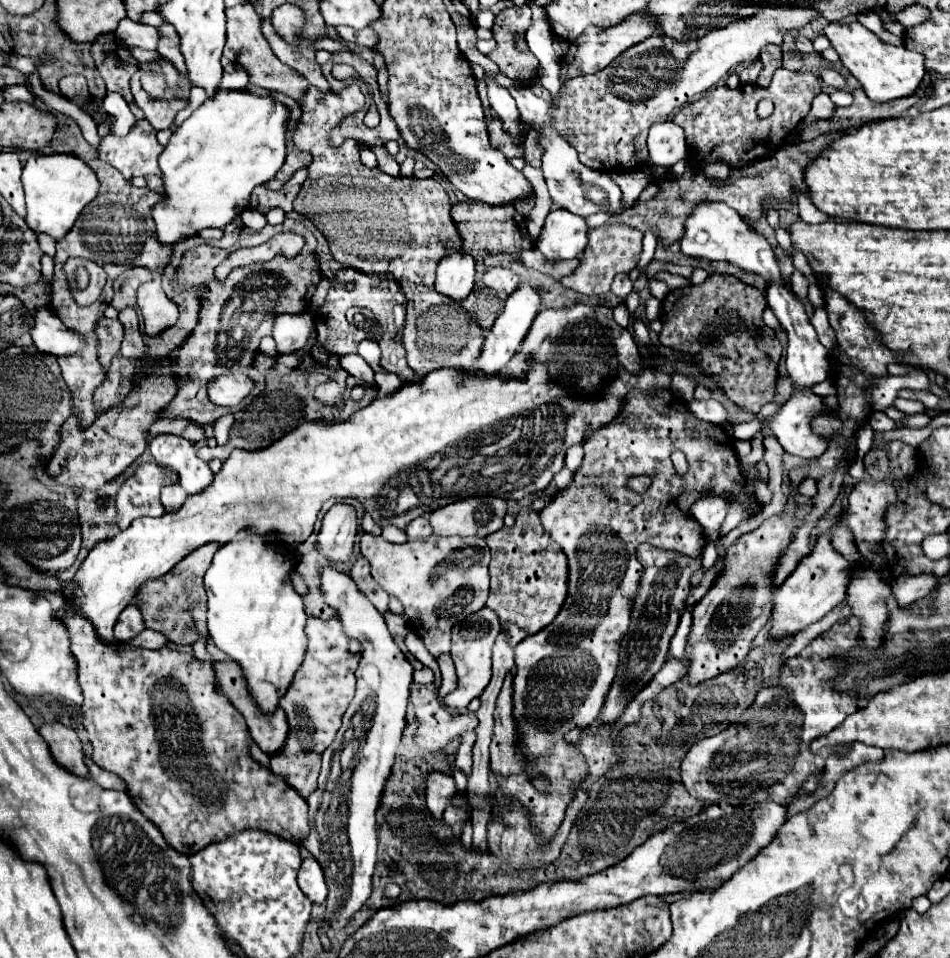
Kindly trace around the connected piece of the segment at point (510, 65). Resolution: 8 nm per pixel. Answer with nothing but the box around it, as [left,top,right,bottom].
[489,5,539,85]

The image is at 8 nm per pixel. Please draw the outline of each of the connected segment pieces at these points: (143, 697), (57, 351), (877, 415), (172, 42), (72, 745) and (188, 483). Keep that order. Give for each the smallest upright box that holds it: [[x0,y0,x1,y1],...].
[[57,601,309,855],[31,313,85,357],[869,411,901,431],[159,25,187,77],[39,723,89,777],[149,435,213,493]]

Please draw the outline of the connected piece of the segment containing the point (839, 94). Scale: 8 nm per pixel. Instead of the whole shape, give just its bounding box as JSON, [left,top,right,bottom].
[830,90,853,107]

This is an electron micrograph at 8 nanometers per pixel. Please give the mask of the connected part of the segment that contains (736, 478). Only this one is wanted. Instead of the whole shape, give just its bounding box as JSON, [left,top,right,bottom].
[491,389,763,841]

